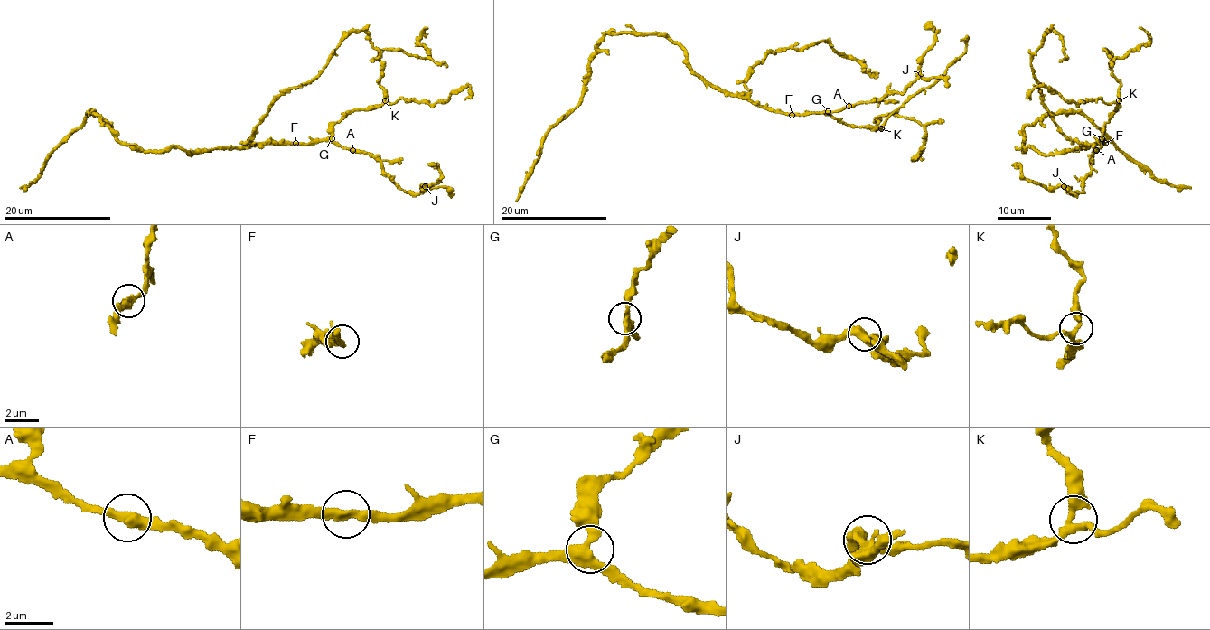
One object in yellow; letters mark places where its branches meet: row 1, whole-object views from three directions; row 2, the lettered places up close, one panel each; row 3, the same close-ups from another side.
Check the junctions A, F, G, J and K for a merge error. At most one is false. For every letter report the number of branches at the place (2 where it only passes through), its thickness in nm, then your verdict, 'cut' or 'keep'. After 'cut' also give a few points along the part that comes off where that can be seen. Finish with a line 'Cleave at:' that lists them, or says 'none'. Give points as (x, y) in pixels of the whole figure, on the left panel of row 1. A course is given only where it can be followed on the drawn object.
A: 2 | 380 nm | keep
F: 2 | 320 nm | keep
G: 3 | 340 nm | keep
J: 3 | 440 nm | keep
K: 3 | 300 nm | keep
Cleave at: none

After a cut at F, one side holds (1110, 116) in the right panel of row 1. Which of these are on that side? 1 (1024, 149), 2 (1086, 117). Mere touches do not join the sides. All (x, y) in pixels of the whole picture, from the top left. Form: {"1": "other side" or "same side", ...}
{"1": "other side", "2": "other side"}

